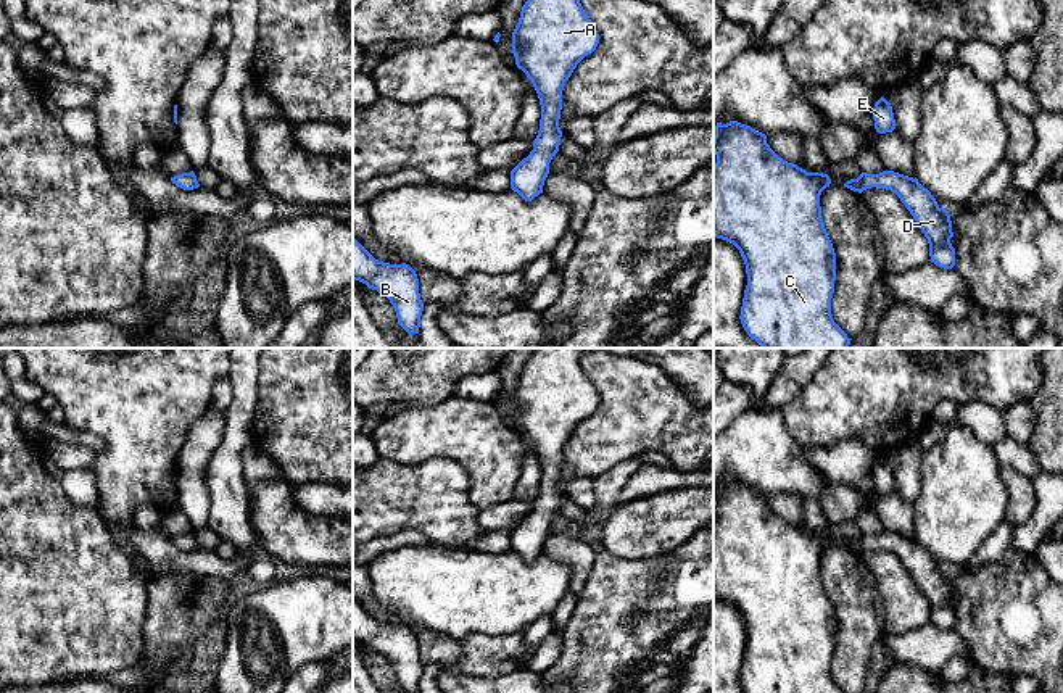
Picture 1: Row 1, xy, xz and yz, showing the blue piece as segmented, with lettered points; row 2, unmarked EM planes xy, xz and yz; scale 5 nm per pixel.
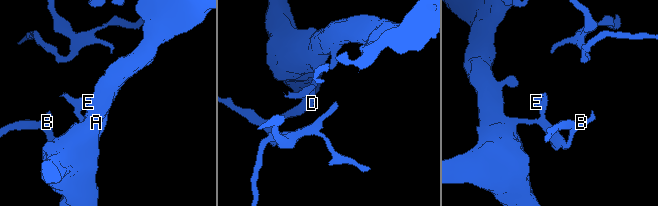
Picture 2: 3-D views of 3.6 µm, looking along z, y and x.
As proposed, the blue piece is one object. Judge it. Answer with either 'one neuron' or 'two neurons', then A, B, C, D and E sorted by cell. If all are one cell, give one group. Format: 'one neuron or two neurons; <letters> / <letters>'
one neuron; A B C D E

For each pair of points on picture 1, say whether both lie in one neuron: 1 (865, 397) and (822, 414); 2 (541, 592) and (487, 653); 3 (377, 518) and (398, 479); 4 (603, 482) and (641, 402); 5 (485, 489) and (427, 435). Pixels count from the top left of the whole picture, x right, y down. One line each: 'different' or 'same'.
1: same
2: different
3: same
4: different
5: same

